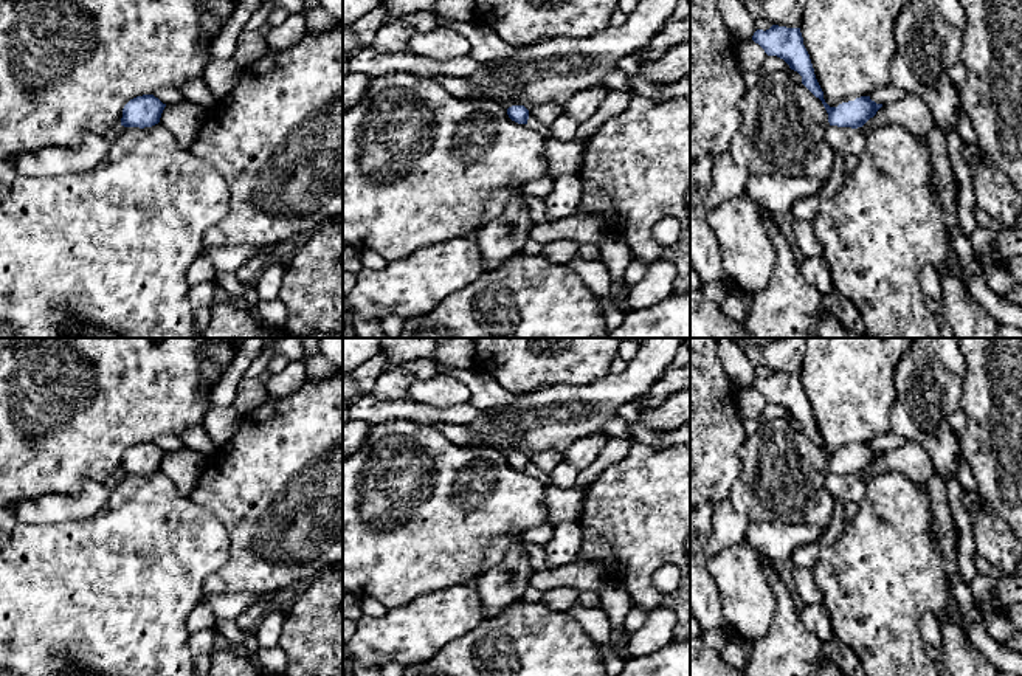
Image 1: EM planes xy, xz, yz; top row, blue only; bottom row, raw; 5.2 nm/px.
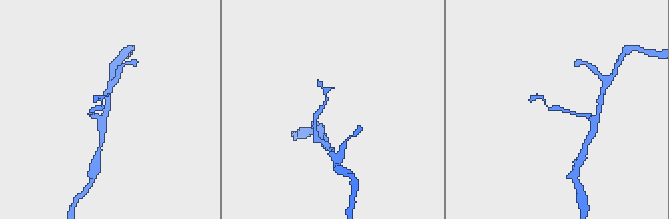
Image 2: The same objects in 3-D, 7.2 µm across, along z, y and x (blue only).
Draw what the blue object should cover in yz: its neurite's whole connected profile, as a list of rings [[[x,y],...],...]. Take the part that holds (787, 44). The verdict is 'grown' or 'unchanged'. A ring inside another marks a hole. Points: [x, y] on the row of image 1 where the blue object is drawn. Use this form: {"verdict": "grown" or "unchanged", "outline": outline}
{"verdict": "unchanged", "outline": [[[772,25],[769,29],[757,29],[752,40],[758,43],[768,56],[783,59],[791,70],[802,76],[802,84],[822,101],[830,126],[837,127],[862,127],[882,104],[876,104],[870,96],[861,96],[855,101],[842,102],[830,107],[823,99],[823,91],[816,79],[810,54],[803,45],[800,28],[786,28]]]}

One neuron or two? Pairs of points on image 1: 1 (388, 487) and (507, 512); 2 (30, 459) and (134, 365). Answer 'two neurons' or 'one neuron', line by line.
1: one neuron
2: one neuron

